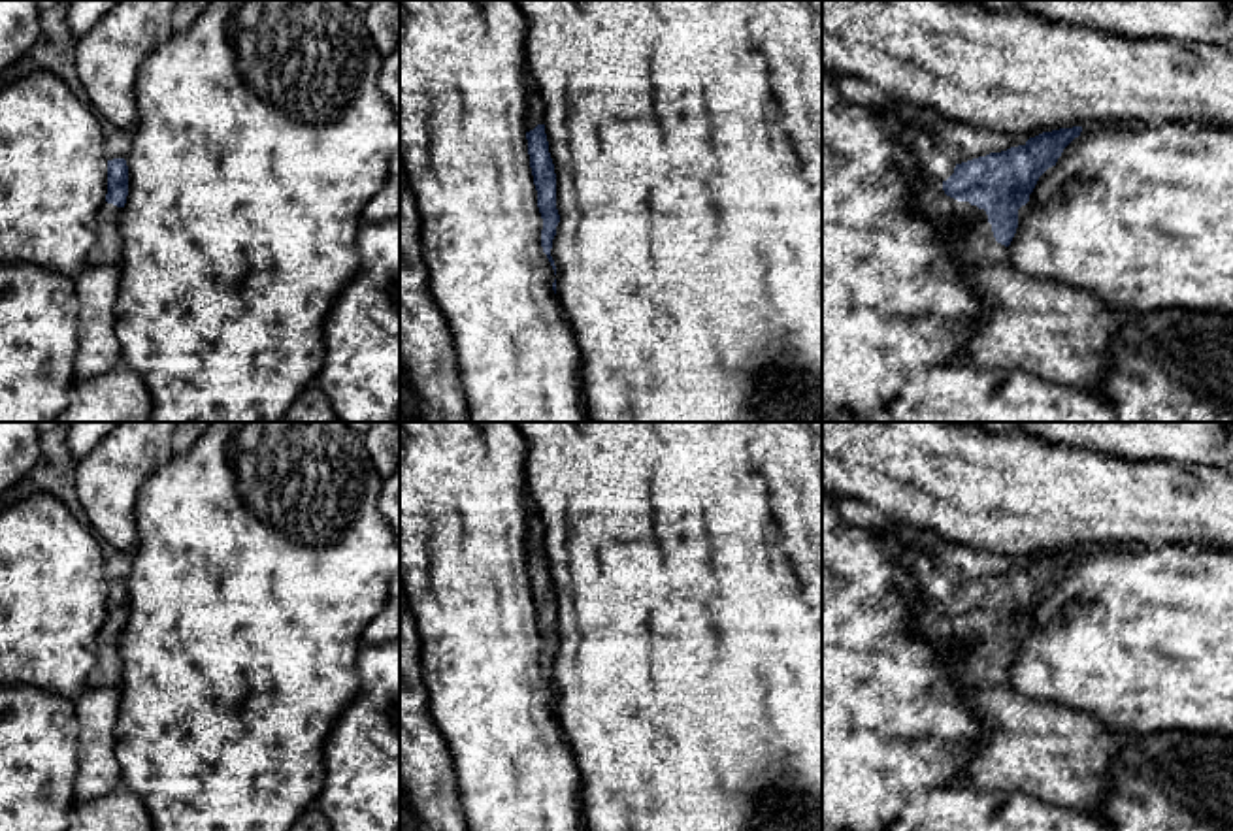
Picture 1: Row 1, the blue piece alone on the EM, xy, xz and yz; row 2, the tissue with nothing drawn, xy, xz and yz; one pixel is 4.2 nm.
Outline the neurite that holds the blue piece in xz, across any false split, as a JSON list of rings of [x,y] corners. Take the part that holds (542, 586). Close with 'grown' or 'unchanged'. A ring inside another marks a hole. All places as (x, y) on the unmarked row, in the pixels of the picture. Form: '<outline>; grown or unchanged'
[[[532,501],[528,503],[526,562],[530,590],[537,612],[537,629],[543,641],[541,669],[556,697],[556,688],[551,678],[552,661],[560,644],[560,637],[556,631],[556,595],[545,556],[545,526]]]; grown

